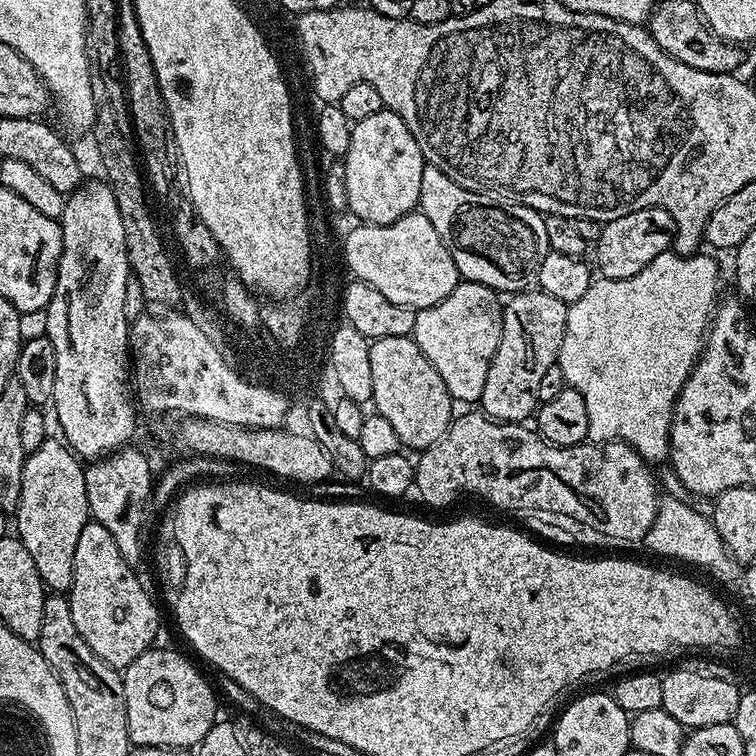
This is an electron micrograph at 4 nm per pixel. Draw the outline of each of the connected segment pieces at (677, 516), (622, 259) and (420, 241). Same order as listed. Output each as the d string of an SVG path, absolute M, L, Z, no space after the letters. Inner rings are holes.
M668 496L665 500L663 497L657 503L656 517L648 533L644 535L643 547L660 556L669 556L670 559L681 560L684 564L697 564L700 568L713 568L716 572L724 572L734 564L722 538L718 538L718 530L711 519L676 496Z
M643 208L622 214L622 218L614 218L603 225L601 236L594 243L595 267L598 272L600 267L599 275L606 280L634 278L634 274L638 274L638 270L646 270L658 254L673 247L675 234L674 218L670 218L670 214L661 208Z
M410 211L402 218L389 224L360 222L355 226L357 228L350 229L348 237L344 240L342 260L344 258L345 262L348 263L348 268L352 271L351 275L355 279L374 286L374 290L386 294L386 298L390 298L390 302L405 304L417 310L429 308L442 302L442 298L450 295L456 285L461 283L462 277L459 270L454 266L454 258L450 258L450 250L446 250L442 238L438 238L438 230L434 230L430 218L426 218L424 212Z

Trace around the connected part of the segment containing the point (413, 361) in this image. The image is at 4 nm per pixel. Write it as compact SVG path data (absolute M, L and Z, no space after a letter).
M412 336L402 338L382 338L371 341L370 370L374 373L374 394L371 403L376 404L375 411L398 434L401 445L408 444L415 450L431 448L444 439L448 425L454 419L454 401L448 392L446 382L430 366Z

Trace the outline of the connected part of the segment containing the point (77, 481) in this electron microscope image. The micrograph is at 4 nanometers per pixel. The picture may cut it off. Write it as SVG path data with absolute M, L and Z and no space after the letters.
M44 439L42 446L26 458L22 470L22 494L14 513L14 532L22 546L30 550L30 558L34 558L34 566L38 566L45 589L64 594L72 587L74 549L78 546L82 530L90 522L90 513L85 465L71 448L59 439L52 439Z

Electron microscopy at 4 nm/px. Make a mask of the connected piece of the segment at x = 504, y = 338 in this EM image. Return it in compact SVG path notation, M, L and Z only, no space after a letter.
M521 290L507 297L503 309L504 321L498 350L490 362L486 386L482 386L482 398L478 404L491 420L518 424L535 413L542 377L550 366L559 361L562 338L566 334L568 305L539 290Z

